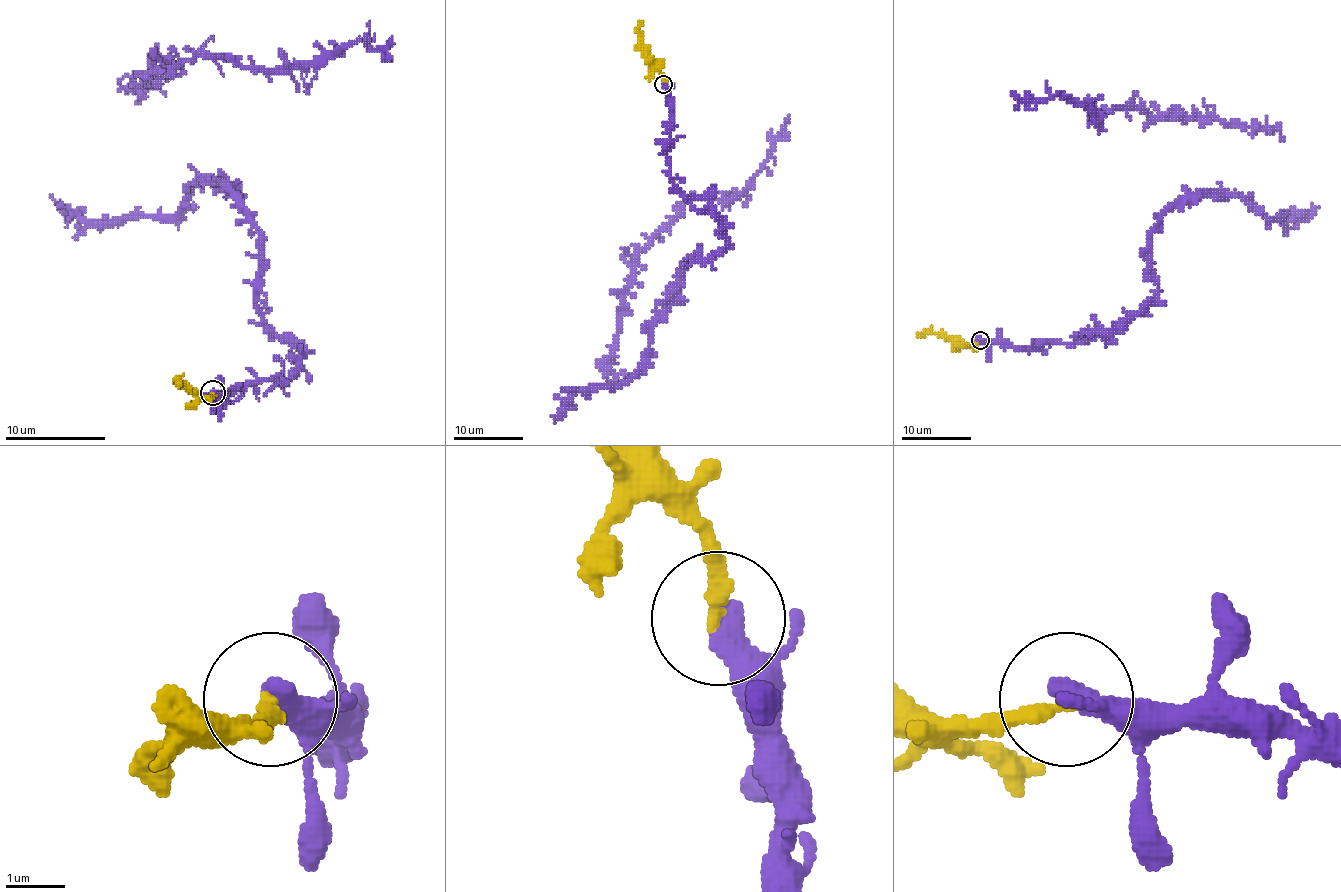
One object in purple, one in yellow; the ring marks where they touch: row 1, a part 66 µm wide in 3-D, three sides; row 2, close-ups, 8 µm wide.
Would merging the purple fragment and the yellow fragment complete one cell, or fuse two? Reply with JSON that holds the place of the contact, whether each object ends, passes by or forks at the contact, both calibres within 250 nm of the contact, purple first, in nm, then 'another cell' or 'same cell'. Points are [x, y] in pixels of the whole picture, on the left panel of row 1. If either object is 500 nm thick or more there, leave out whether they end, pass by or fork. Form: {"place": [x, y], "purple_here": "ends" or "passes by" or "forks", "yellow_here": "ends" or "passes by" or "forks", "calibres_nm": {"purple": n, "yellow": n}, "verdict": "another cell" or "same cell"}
{"place": [213, 393], "purple_here": "ends", "yellow_here": "ends", "calibres_nm": {"purple": 480, "yellow": 260}, "verdict": "same cell"}

